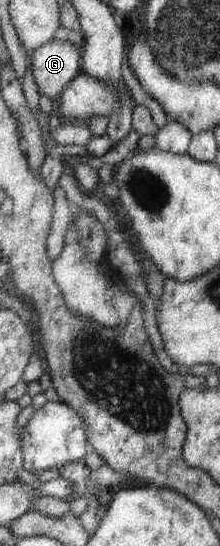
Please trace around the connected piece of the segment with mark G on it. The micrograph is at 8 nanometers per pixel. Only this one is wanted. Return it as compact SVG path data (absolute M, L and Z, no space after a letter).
M53 38L31 56L31 71L38 92L55 100L70 80L82 74L79 47L67 40Z

